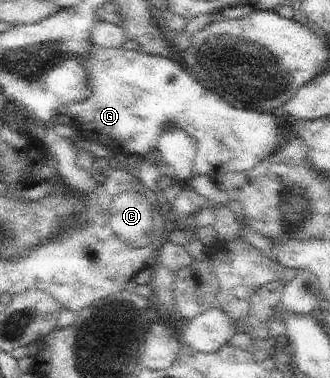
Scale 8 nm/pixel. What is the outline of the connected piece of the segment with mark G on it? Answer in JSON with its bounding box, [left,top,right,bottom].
[57,43,296,181]

